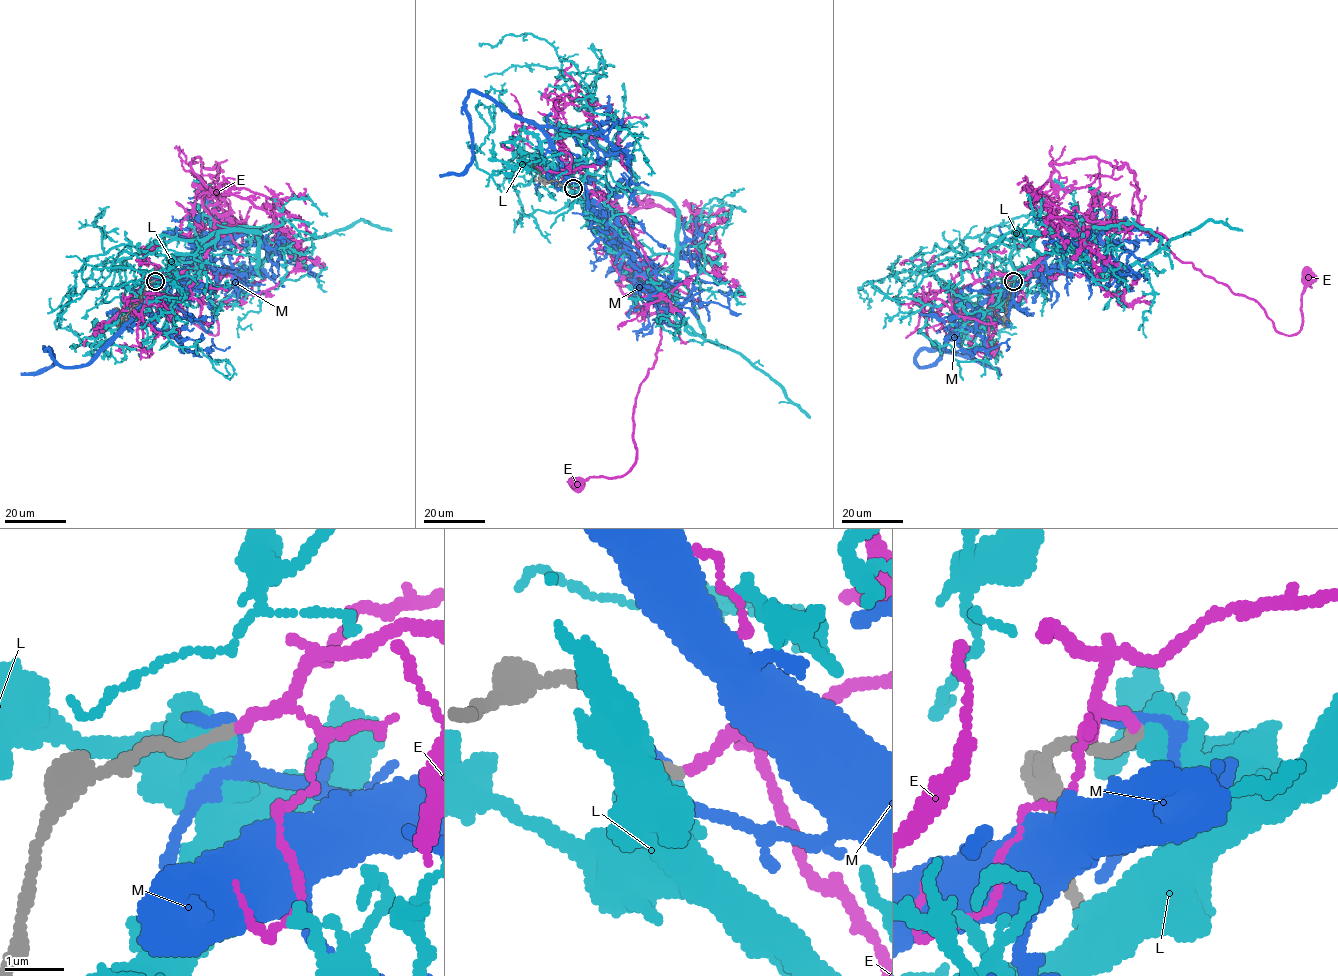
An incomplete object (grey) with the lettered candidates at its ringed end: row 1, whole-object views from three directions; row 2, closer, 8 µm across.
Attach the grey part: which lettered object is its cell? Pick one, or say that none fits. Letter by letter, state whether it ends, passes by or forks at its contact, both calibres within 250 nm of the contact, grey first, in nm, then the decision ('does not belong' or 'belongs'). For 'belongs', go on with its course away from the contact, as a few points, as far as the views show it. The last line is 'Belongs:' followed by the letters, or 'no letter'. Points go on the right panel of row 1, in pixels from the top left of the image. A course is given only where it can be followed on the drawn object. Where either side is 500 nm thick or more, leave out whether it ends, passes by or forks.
E: it ends there; 190 nm thick on the grey side, 190 nm on the other; belongs; it runs (1013, 281), (1062, 225), (1112, 222), (1136, 224), (1254, 299), (1290, 336), (1300, 329), (1307, 280)
L: 220 nm thick on the grey side, 700 nm on the other; does not belong
M: it ends there; 200 nm thick on the grey side, 280 nm on the other; does not belong
Belongs: E

